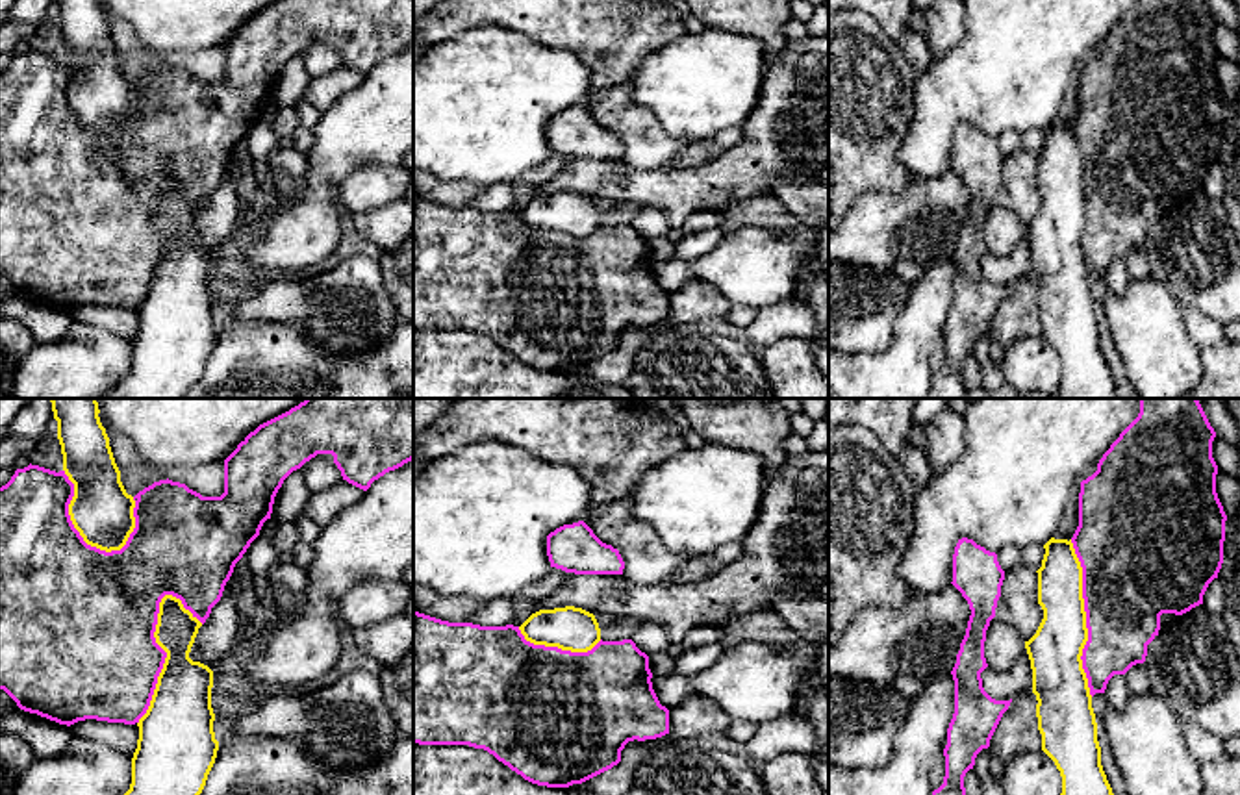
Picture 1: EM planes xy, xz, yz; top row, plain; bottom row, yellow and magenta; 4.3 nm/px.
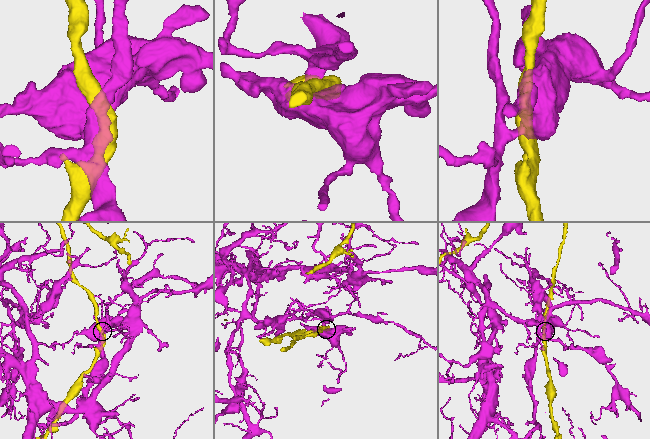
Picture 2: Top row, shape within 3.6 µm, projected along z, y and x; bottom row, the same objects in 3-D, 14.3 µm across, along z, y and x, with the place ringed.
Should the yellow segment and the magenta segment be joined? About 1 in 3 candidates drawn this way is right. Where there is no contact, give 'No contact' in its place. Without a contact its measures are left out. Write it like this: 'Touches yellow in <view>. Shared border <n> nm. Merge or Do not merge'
Touches yellow in xy. Shared border 600 nm. Do not merge

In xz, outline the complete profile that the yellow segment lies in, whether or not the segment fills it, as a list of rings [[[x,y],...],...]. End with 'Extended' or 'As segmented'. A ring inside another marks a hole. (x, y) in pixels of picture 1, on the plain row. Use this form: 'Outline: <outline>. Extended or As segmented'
Outline: [[[575,191],[539,195],[519,215],[534,230],[558,232],[571,237],[588,237],[601,226],[595,200]]]. As segmented

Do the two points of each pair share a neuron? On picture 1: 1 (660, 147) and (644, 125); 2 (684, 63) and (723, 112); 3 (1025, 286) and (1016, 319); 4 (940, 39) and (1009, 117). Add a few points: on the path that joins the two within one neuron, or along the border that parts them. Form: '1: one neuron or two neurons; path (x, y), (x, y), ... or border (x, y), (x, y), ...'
1: one neuron; path (655, 141), (644, 130)
2: one neuron; path (695, 75), (721, 100)
3: one neuron; path (1022, 293), (1018, 312)
4: two neurons; border (964, 19), (962, 37), (933, 62)

